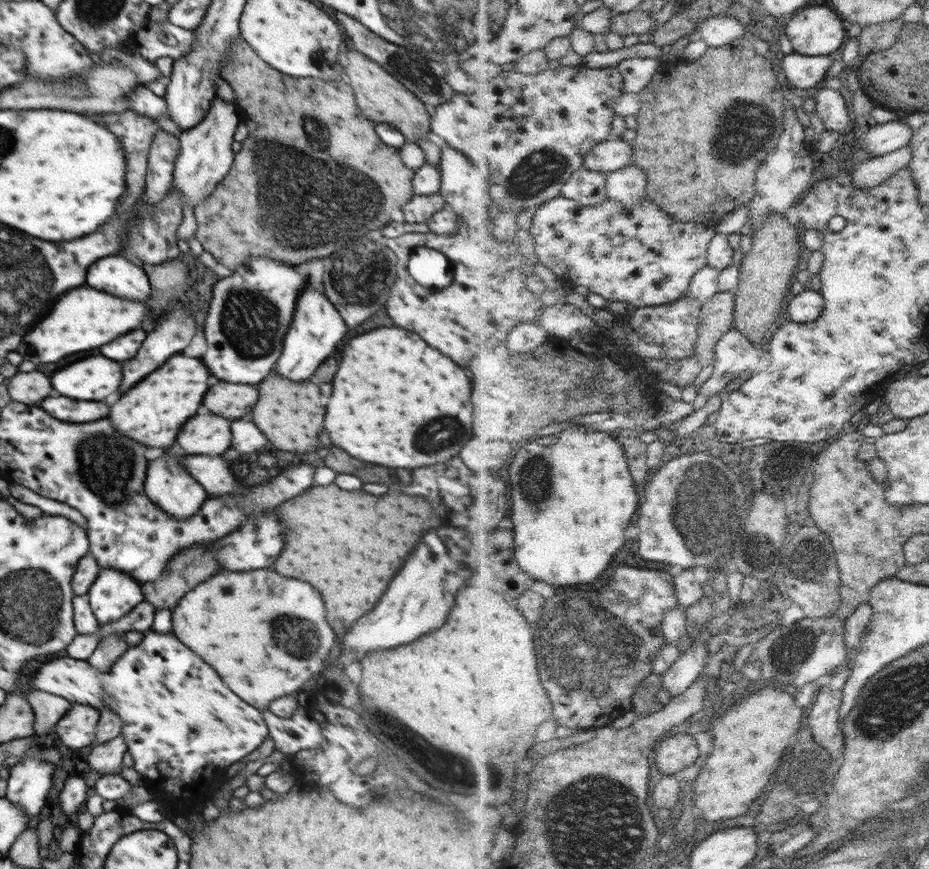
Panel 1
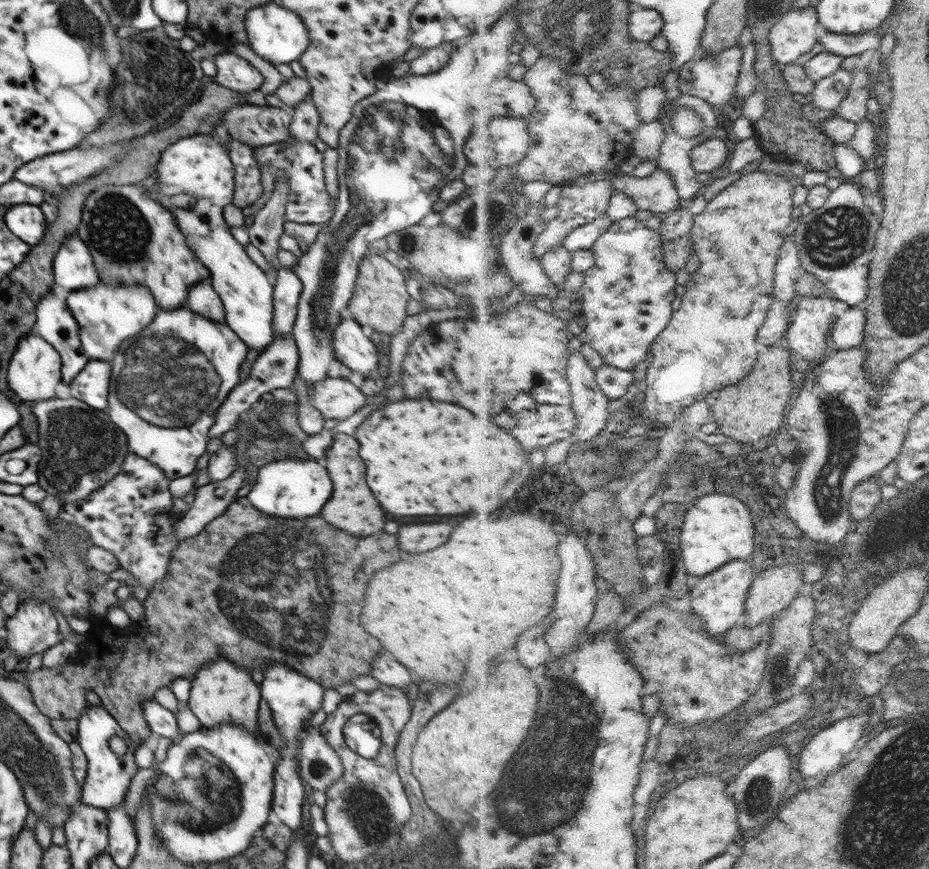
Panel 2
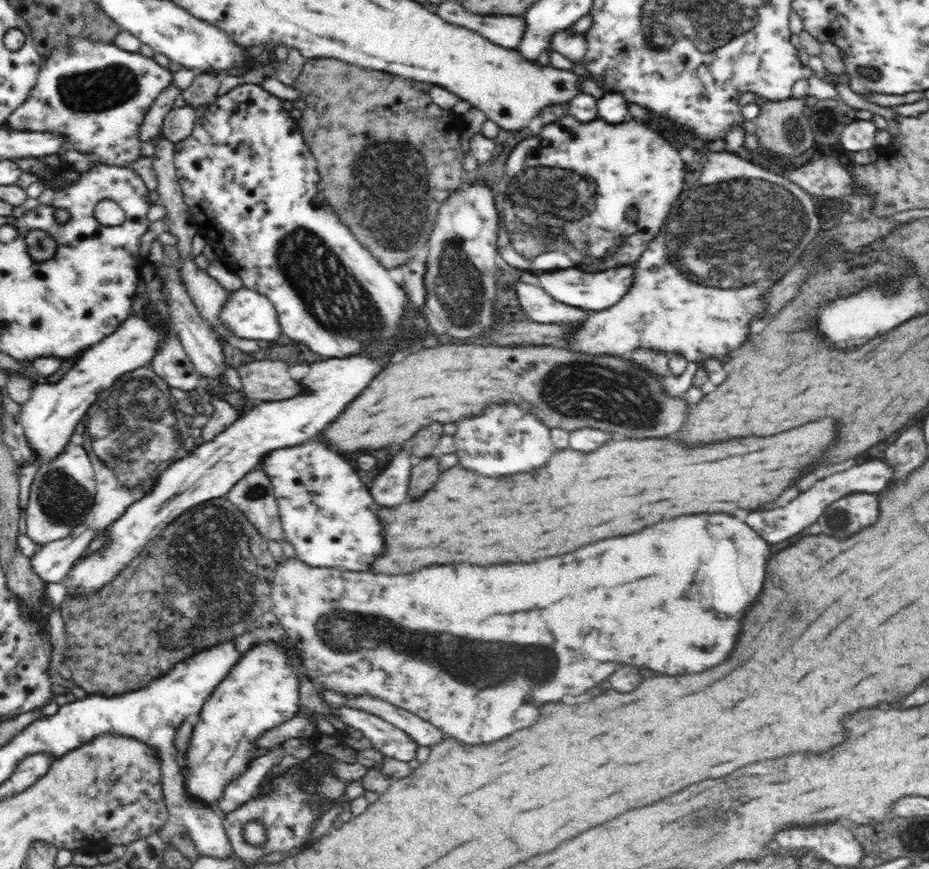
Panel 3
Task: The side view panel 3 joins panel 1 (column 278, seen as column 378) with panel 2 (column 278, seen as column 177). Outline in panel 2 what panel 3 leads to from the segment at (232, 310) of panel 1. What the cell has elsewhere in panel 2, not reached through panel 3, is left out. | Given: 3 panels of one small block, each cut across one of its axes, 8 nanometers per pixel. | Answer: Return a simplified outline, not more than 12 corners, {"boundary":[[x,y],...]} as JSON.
{"boundary":[[289,139],[254,146],[260,168],[288,181],[286,221],[322,224],[337,199],[324,154]]}

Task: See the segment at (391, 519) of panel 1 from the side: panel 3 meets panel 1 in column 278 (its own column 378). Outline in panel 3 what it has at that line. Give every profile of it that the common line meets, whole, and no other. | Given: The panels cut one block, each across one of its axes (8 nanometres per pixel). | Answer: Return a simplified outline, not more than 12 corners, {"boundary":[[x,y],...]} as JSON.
{"boundary":[[824,418],[686,450],[622,440],[534,472],[444,470],[379,506],[376,574],[532,562],[774,502]]}

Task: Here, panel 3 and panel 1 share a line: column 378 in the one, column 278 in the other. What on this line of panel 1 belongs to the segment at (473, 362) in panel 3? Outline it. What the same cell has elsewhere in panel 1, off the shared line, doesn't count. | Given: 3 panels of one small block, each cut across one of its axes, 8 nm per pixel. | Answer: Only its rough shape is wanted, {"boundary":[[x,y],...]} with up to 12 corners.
{"boundary":[[272,374],[252,422],[284,452],[318,448],[322,394]]}

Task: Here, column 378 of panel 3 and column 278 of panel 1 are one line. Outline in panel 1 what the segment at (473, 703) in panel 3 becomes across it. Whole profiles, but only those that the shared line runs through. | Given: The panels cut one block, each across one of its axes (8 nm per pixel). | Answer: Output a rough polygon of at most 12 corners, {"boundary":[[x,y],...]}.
{"boundary":[[272,570],[224,572],[172,632],[260,711],[320,676],[322,596]]}

